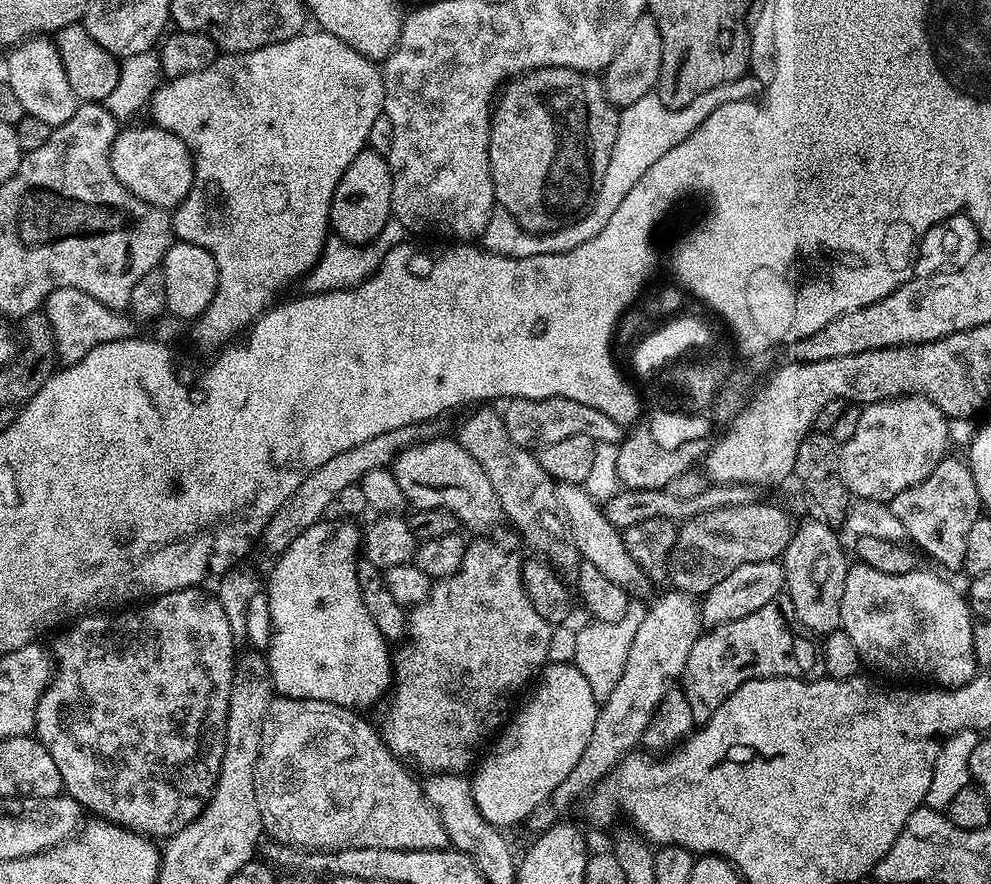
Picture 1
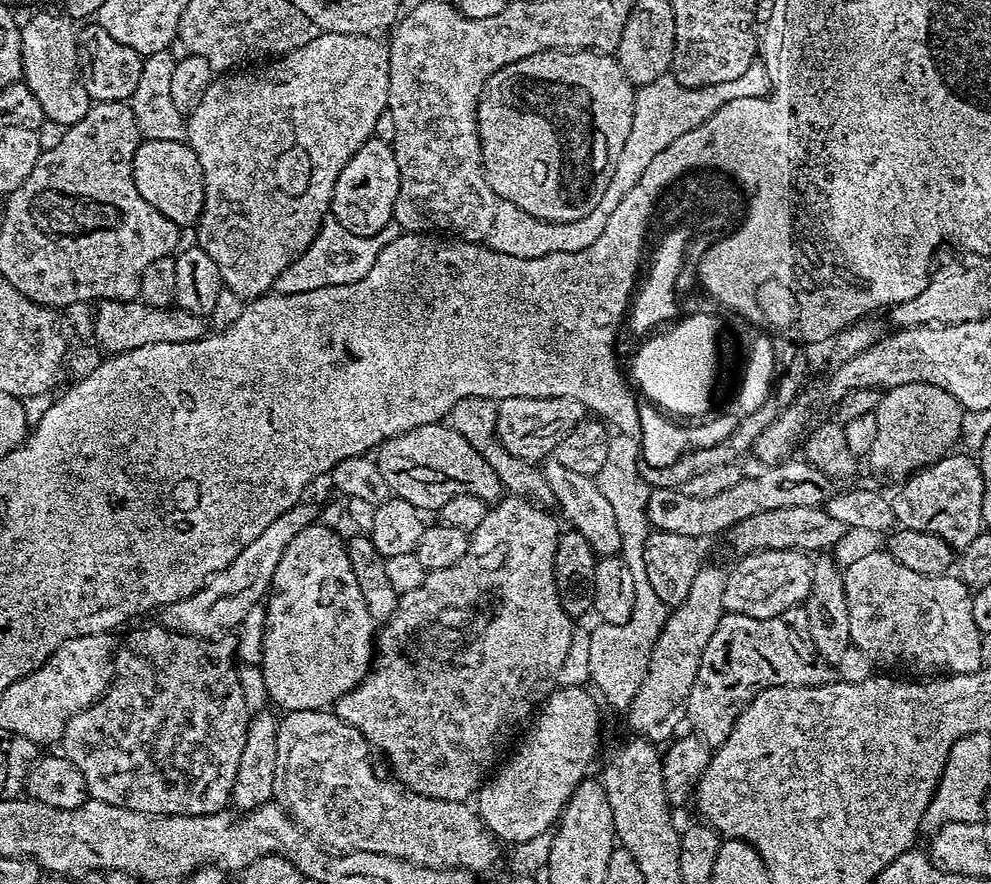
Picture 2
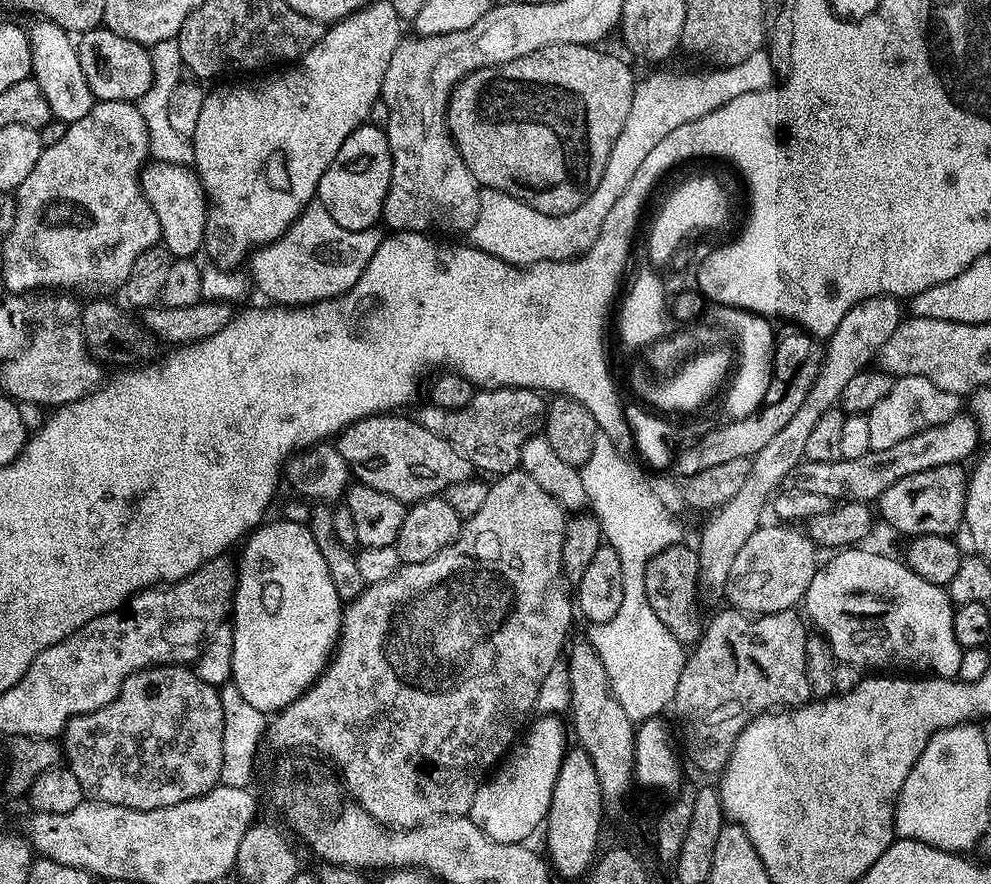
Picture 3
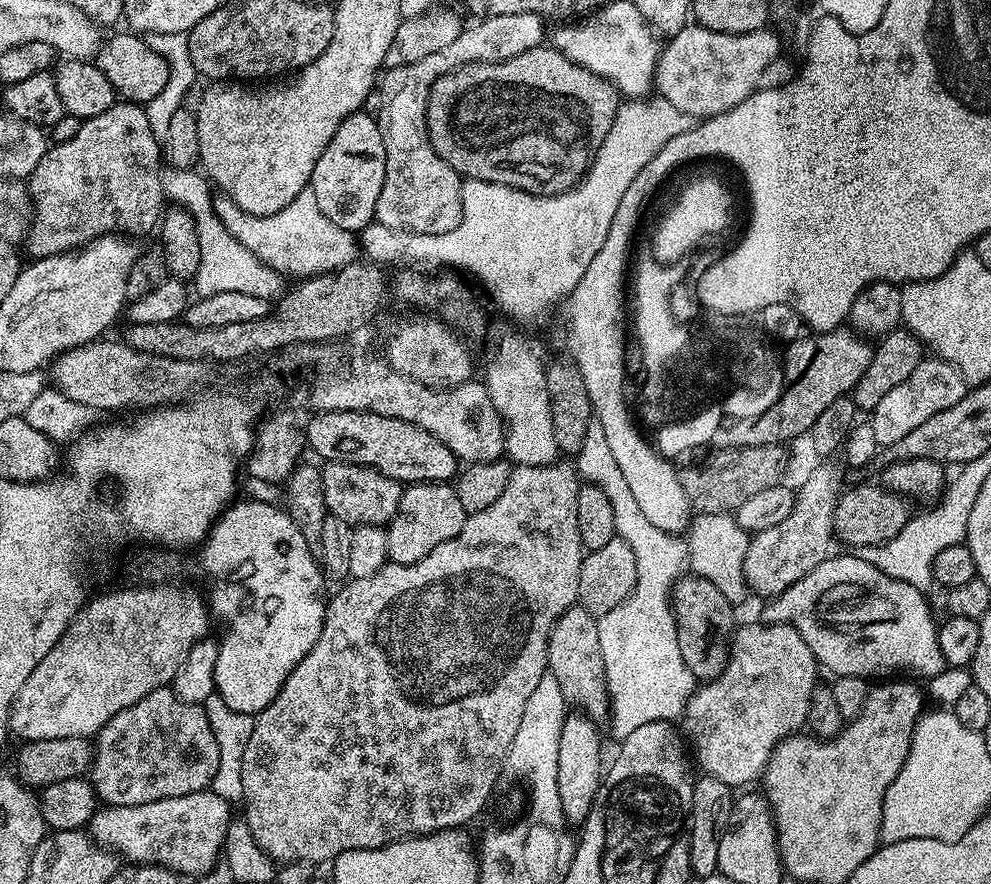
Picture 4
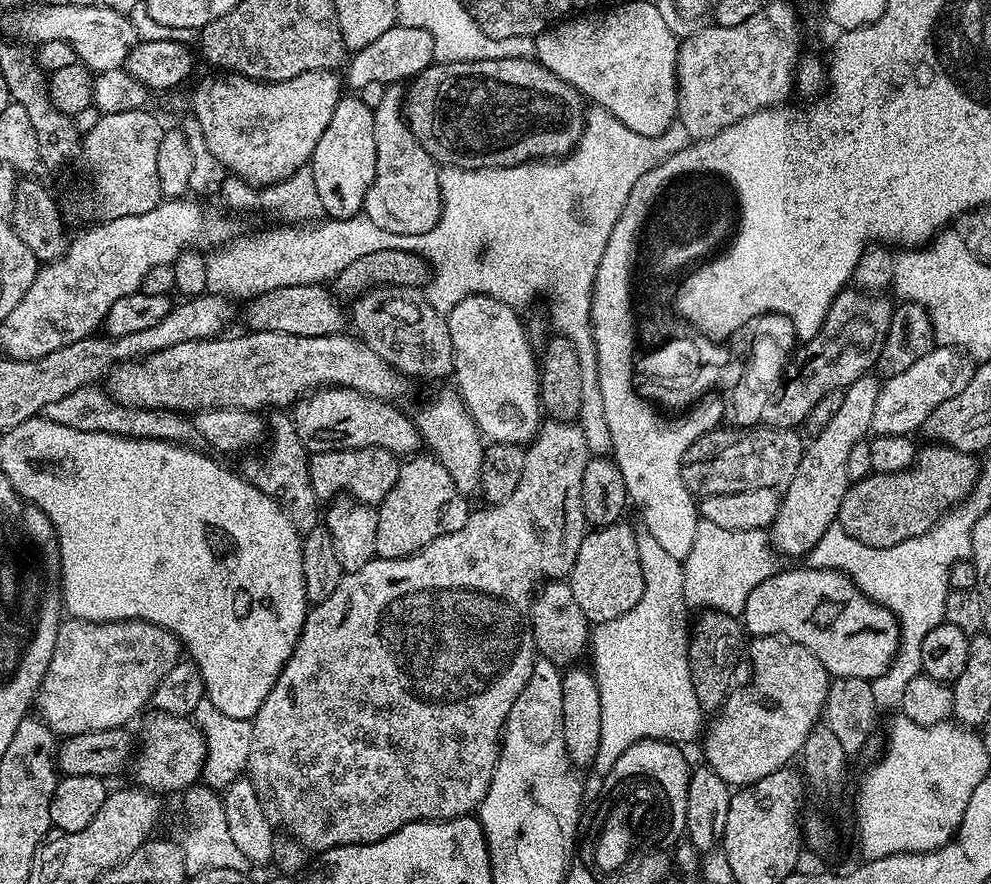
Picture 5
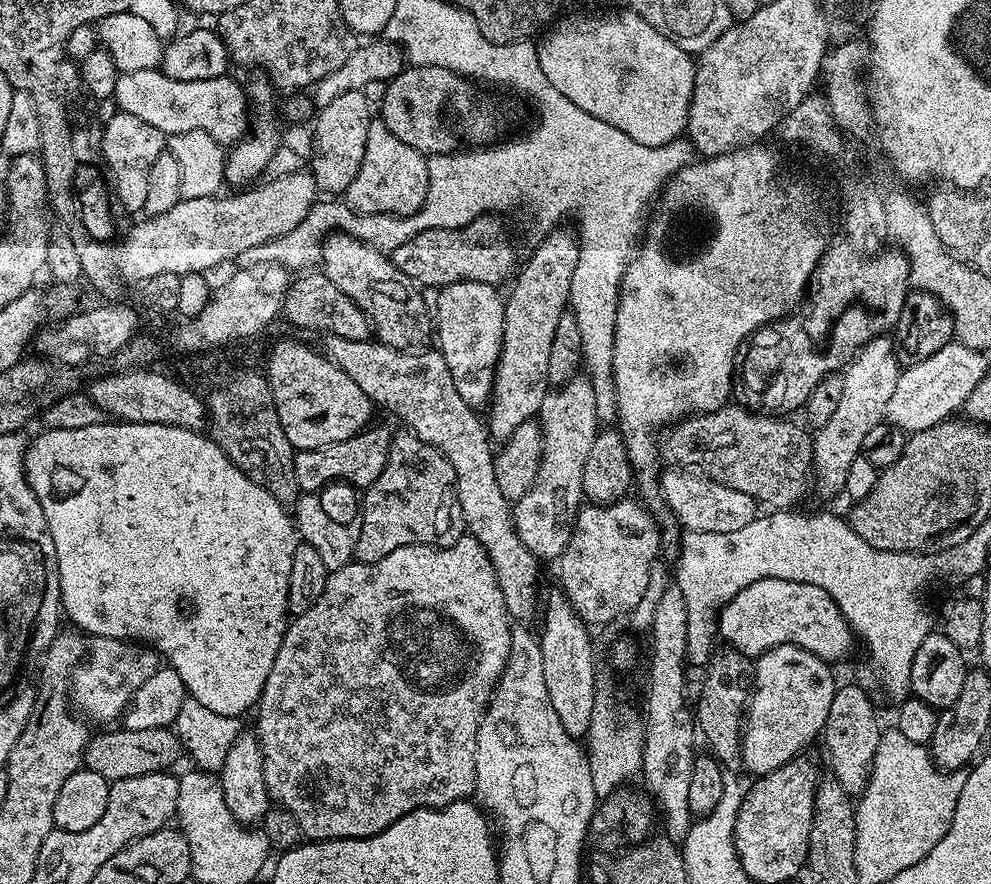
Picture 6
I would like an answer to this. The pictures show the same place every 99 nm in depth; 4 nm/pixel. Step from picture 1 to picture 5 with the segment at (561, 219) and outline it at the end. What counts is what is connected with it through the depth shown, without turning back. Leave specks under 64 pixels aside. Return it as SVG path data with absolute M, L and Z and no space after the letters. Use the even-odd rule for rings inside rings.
M526 56L514 58L498 58L497 60L459 60L458 62L433 62L426 68L421 68L420 73L412 77L406 88L404 97L404 118L407 120L414 138L430 154L437 165L449 168L505 168L506 166L518 166L519 164L531 164L544 162L549 158L563 158L576 147L580 135L584 133L586 119L586 101L574 86L562 82L558 74L546 70L539 60Z

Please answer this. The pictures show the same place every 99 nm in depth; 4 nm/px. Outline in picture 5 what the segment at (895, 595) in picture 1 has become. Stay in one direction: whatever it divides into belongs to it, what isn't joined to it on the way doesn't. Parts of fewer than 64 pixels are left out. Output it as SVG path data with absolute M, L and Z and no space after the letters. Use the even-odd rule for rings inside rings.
M788 568L777 570L766 582L758 582L746 598L746 606L742 613L744 631L749 637L782 636L792 640L798 646L806 646L818 662L828 671L829 677L845 676L846 678L862 678L872 681L892 665L896 652L900 649L900 623L896 616L874 602L846 574L826 570L825 568Z

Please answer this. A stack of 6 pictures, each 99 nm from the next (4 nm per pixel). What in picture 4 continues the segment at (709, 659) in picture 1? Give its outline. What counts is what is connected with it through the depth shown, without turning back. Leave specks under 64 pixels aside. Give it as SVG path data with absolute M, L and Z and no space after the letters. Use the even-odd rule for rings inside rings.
M759 623L760 624L748 624L745 628L737 627L735 631L733 631L730 647L728 649L728 661L722 670L722 674L718 678L701 683L699 687L693 691L692 696L686 702L684 715L682 717L682 725L684 724L682 732L686 737L687 743L690 745L691 755L694 757L698 768L698 763L700 763L701 769L699 768L699 771L705 776L718 778L718 782L726 782L733 790L739 789L739 784L748 784L751 780L759 781L764 775L764 768L768 765L768 759L772 757L773 750L788 736L797 735L797 733L807 725L808 711L810 710L810 694L814 694L818 683L818 677L816 677L818 665L814 654L810 650L810 646L806 646L806 642L802 642L802 634L798 634L798 630L794 630L792 624Z

